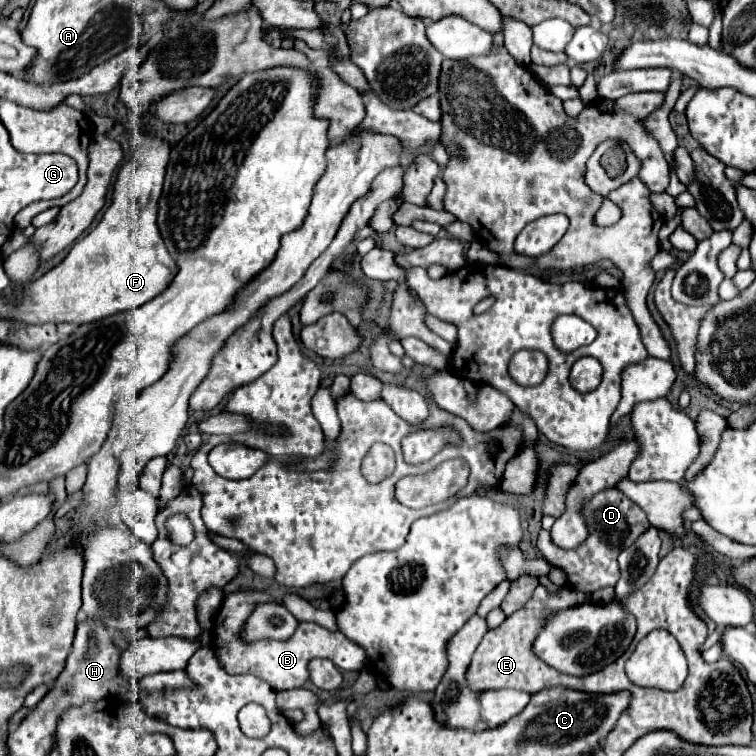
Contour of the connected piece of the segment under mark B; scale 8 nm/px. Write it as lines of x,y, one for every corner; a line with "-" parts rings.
248,590
248,592
232,592
224,598
220,612
216,614
210,630
210,648
214,650
220,666
228,674
254,674
260,680
266,680
272,690
292,690
302,688
308,682
308,662
312,658
328,658
332,660
340,670
352,670
360,672
366,662
366,652
348,640
342,632
330,632
318,624
304,622
296,628
296,632
288,640
254,640
246,642
242,638
242,628
248,620
248,616
254,612
259,603
272,602
270,592
266,590

